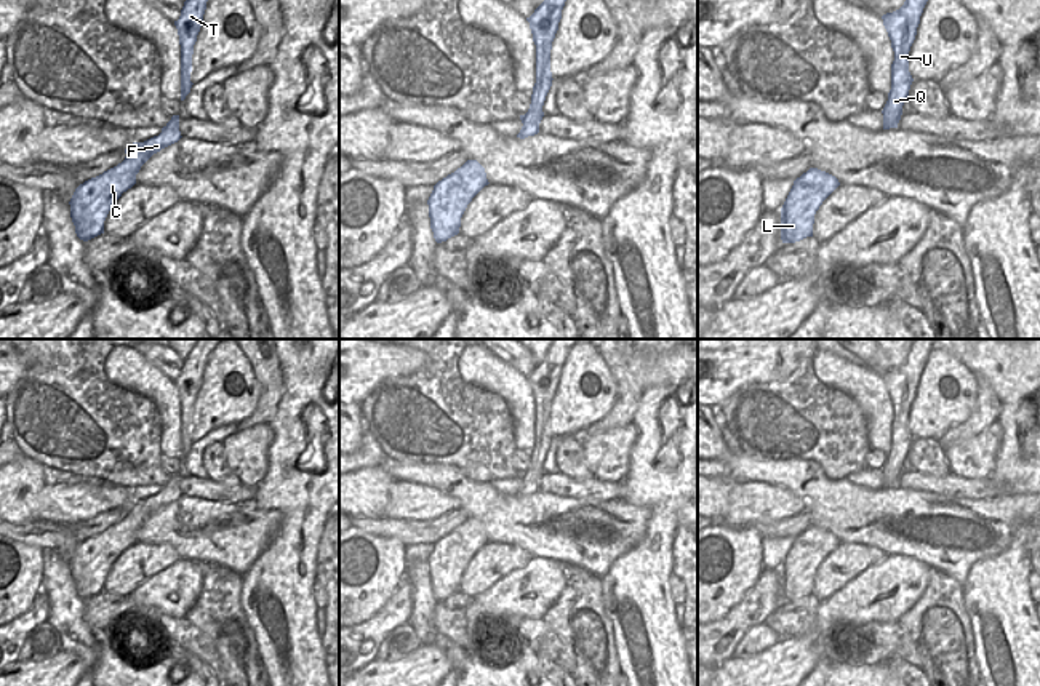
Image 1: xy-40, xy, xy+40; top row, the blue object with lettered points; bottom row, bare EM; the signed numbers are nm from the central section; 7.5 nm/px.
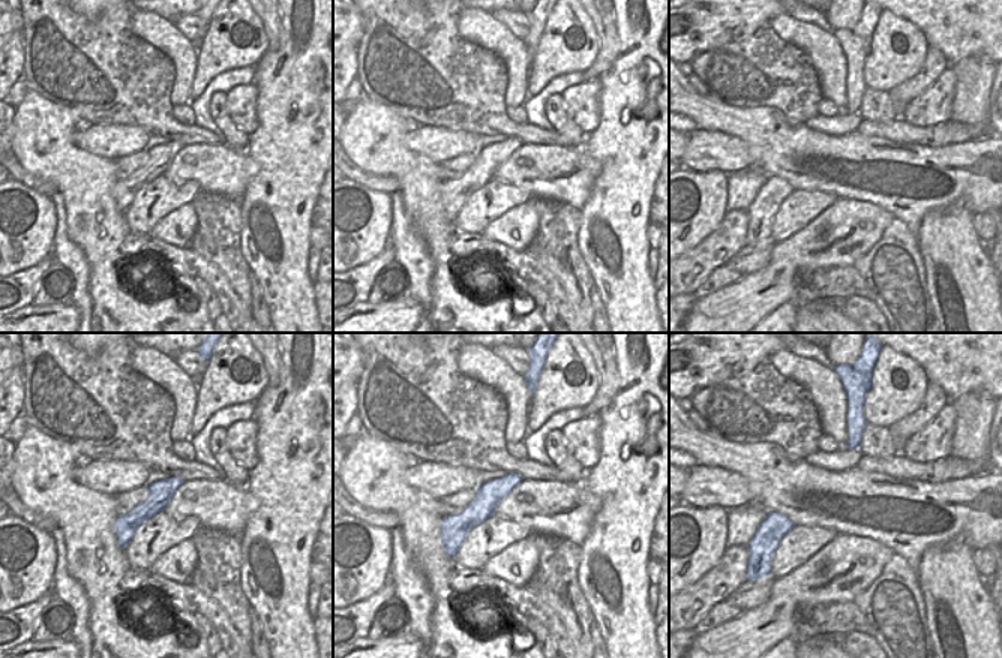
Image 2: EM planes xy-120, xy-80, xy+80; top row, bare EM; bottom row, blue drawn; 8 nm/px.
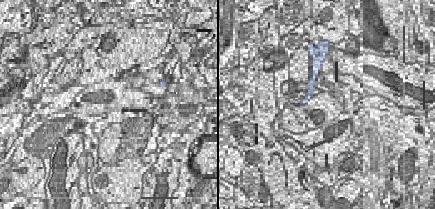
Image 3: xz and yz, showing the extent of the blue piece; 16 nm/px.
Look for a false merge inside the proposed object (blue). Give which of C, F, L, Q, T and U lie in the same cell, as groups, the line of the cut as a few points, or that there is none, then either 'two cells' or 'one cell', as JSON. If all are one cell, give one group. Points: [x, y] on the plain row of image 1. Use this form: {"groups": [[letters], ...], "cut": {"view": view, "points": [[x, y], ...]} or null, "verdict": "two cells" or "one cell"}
{"groups": [["C", "F", "L", "Q", "T", "U"]], "cut": null, "verdict": "one cell"}

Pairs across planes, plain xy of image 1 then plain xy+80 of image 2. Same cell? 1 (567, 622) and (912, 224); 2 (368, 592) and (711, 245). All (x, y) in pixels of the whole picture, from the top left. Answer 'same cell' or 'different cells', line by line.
1: different cells
2: different cells

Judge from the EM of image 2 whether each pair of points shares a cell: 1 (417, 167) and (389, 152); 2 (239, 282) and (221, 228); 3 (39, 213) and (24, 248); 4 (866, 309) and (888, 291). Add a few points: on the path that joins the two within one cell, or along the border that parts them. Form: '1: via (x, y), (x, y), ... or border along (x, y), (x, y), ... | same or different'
1: via (410, 167), (396, 159) | same
2: via (236, 269), (221, 242) | same
3: via (36, 222), (27, 231), (26, 239) | same
4: border along (872, 302), (885, 317) | different

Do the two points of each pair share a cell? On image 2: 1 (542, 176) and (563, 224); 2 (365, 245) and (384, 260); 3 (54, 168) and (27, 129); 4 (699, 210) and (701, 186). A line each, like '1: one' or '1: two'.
1: two
2: two
3: one
4: one

